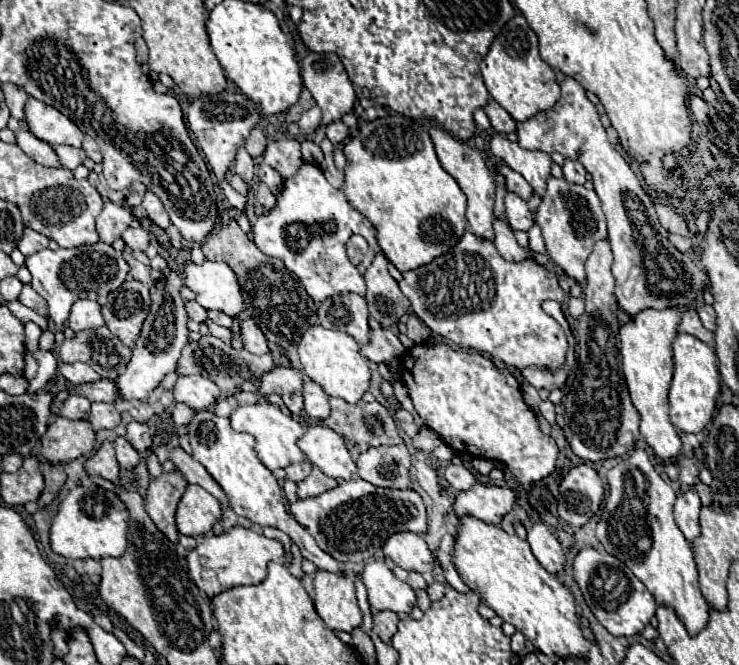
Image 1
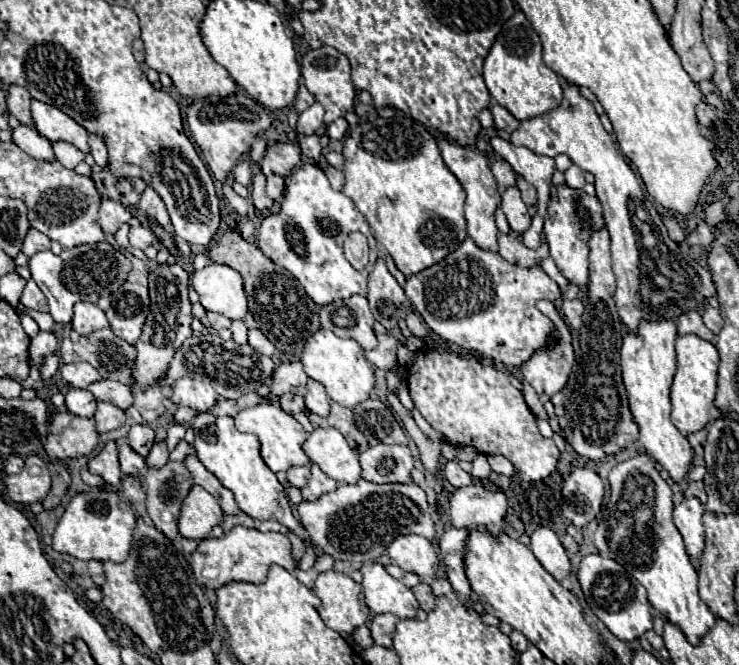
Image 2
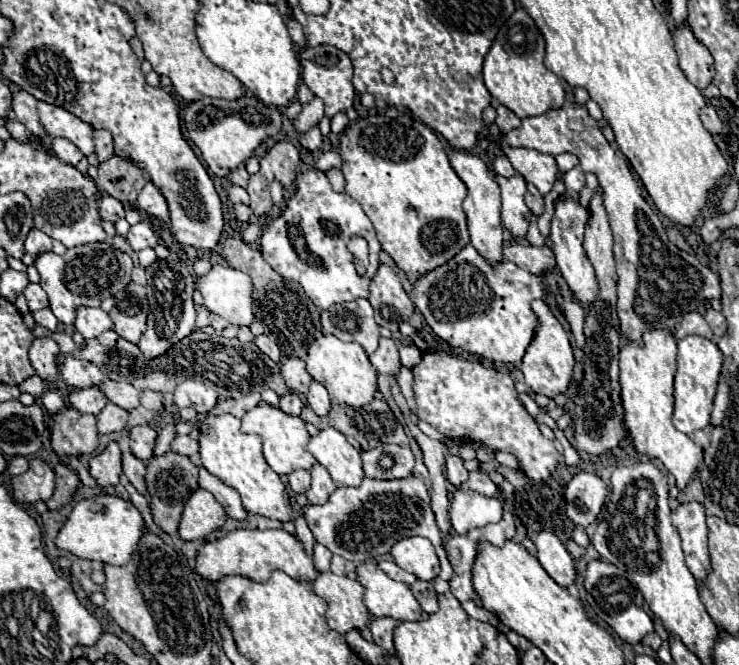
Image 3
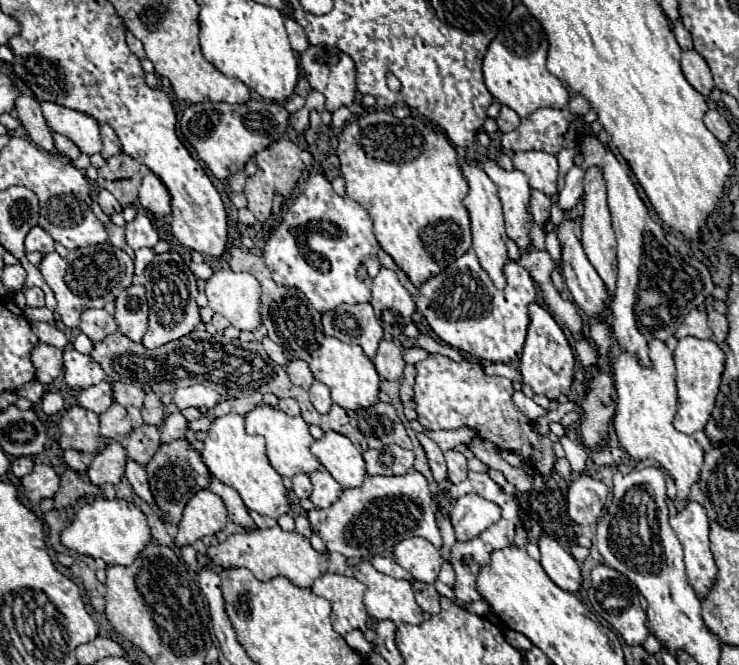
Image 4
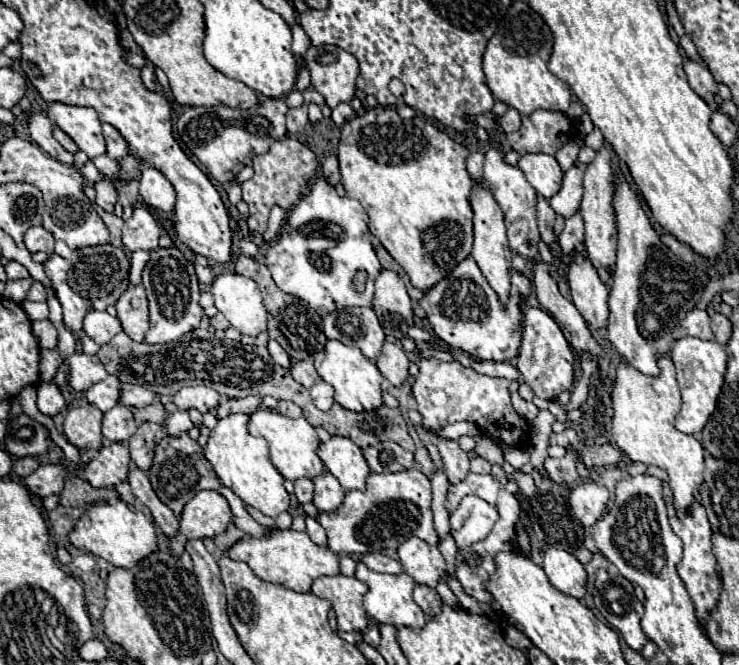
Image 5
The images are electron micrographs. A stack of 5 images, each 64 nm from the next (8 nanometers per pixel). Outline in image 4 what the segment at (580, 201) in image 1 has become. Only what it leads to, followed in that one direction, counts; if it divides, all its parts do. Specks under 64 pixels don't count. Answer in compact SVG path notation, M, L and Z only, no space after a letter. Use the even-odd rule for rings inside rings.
M564 212L564 220L558 224L558 230L556 230L556 236L558 236L558 242L560 242L560 248L562 248L562 256L560 256L560 268L562 268L562 276L566 280L566 286L568 290L572 292L574 296L574 302L592 318L596 316L598 312L602 312L604 308L604 296L606 296L606 288L604 288L604 282L600 280L598 272L594 270L594 266L588 262L584 250L582 250L582 244L580 244L580 234L582 232L582 216L578 218L570 218L568 212Z

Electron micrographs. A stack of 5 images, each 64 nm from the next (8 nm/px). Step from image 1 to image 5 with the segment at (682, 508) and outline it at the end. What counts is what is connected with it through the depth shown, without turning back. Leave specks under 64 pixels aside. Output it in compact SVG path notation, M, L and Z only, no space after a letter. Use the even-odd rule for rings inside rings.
M692 504L690 514L684 520L680 520L678 524L672 524L672 530L684 544L684 556L682 556L682 562L678 564L678 572L680 572L684 586L688 588L688 592L692 596L698 620L702 622L704 616L716 606L716 600L720 594L720 566L716 564L716 558L712 554L712 542L710 542L712 528L706 518L704 506Z

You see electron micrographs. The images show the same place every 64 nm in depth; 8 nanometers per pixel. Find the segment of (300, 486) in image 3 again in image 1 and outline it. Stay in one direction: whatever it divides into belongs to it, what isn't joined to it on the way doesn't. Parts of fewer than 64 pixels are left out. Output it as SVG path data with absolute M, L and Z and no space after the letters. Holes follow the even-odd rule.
M304 460L304 462L300 462L300 464L290 464L290 466L286 468L286 476L288 476L290 480L294 480L294 482L300 482L300 480L304 480L304 478L308 476L310 470L312 470L312 464L310 464L308 460Z

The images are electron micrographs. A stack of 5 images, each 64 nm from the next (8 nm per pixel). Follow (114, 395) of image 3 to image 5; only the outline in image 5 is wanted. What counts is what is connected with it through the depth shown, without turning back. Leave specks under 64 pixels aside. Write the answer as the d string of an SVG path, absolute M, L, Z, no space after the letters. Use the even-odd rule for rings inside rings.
M122 384L120 388L120 404L124 406L134 406L134 408L144 408L156 400L154 392L148 392L142 386L134 384Z

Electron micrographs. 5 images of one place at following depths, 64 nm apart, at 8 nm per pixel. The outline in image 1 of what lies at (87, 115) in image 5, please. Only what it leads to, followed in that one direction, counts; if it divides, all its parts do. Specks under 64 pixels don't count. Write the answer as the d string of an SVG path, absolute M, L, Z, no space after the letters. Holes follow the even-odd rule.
M28 98L28 102L26 102L24 124L36 138L48 142L50 146L68 144L68 146L80 148L82 138L84 138L84 134L80 132L80 128L76 128L76 124L72 120L68 120L56 108L48 106L36 98Z

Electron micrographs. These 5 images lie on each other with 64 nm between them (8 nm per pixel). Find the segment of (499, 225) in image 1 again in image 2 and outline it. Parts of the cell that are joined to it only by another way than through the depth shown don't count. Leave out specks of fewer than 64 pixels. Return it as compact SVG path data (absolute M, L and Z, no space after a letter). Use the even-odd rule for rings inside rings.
M498 232L498 254L504 260L514 262L518 266L540 264L540 260L548 256L545 234L542 233L542 246L538 250L530 250L522 242L518 242L514 234L502 234L502 232Z

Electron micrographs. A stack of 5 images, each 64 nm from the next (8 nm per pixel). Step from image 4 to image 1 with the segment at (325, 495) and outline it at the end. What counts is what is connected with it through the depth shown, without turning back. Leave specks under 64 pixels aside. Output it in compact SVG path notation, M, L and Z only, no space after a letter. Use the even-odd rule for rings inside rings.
M314 466L314 468L312 468L312 474L298 484L296 496L298 496L300 500L314 498L314 496L318 496L318 494L322 494L322 492L326 492L326 490L330 490L330 488L336 488L336 484L338 484L338 482L336 482L334 478L328 478L320 468Z

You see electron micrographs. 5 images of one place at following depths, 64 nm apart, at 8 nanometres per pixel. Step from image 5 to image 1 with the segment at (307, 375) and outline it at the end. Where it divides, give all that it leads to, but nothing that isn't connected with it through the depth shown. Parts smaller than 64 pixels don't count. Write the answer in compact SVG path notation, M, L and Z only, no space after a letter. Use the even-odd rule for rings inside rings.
M282 366L282 368L272 368L260 378L260 388L258 394L268 396L268 394L302 394L302 376L300 370Z

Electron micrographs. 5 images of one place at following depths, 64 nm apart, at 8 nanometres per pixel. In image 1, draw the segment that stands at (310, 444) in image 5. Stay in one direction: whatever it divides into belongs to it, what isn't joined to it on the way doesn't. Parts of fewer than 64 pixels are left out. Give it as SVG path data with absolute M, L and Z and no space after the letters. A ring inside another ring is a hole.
M264 398L254 406L238 406L230 416L230 424L236 432L248 432L256 438L256 446L254 446L256 456L268 470L286 468L288 464L296 464L304 460L302 450L296 446L296 440L304 434L304 428L290 414L282 412L278 406L270 404Z

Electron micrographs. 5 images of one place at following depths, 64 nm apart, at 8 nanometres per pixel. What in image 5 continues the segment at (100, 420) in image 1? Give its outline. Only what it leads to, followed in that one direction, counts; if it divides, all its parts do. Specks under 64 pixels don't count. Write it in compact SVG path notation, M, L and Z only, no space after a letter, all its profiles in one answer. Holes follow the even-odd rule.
M116 404L112 410L104 412L104 420L102 420L104 438L112 442L126 442L136 432L136 428L138 426L134 424L132 412L126 406Z

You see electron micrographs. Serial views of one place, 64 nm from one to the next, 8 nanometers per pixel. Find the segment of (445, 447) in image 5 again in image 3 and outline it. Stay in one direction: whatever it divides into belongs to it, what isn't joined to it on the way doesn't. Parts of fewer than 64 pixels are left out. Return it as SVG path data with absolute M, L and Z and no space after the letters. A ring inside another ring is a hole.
M446 456L446 478L454 486L468 482L468 470L464 468L464 462L458 456Z

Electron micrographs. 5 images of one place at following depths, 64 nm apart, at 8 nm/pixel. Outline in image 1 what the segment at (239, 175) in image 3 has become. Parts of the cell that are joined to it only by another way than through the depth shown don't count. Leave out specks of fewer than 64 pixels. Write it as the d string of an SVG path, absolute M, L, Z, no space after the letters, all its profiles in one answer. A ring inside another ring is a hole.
M240 146L240 148L238 148L236 160L234 160L234 164L232 164L232 172L240 174L246 184L252 184L252 180L254 180L254 160L252 160L252 156L248 154L246 146Z

